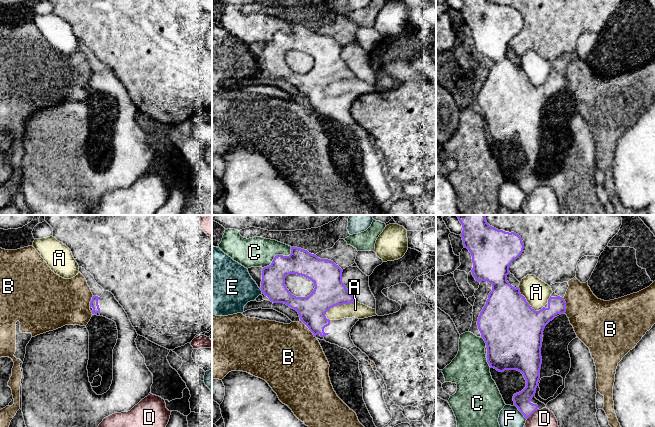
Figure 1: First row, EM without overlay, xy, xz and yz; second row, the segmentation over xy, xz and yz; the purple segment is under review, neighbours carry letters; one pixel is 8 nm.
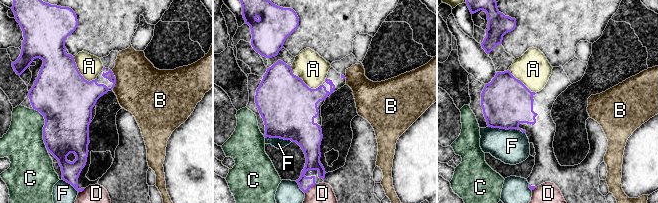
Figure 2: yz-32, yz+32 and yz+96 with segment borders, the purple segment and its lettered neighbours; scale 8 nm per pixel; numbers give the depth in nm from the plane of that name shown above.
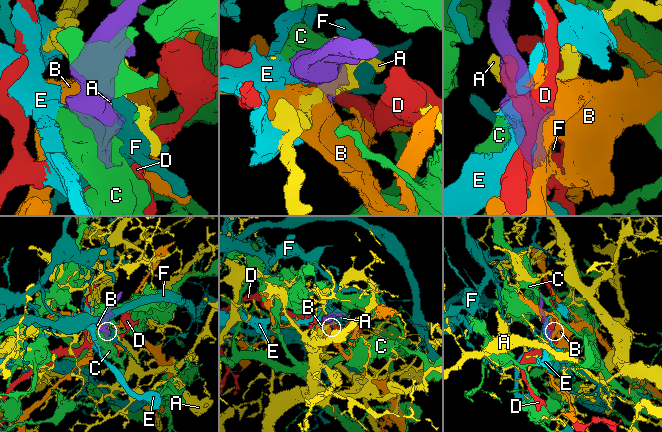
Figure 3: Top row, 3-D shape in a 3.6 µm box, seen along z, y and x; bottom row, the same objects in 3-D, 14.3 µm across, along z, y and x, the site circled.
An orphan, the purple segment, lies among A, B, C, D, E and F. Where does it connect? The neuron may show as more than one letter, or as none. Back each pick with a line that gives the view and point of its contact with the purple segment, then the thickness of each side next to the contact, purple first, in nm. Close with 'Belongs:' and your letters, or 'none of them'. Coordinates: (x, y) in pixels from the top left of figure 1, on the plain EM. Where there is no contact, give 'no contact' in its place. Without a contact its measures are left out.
Belongs: none of them

